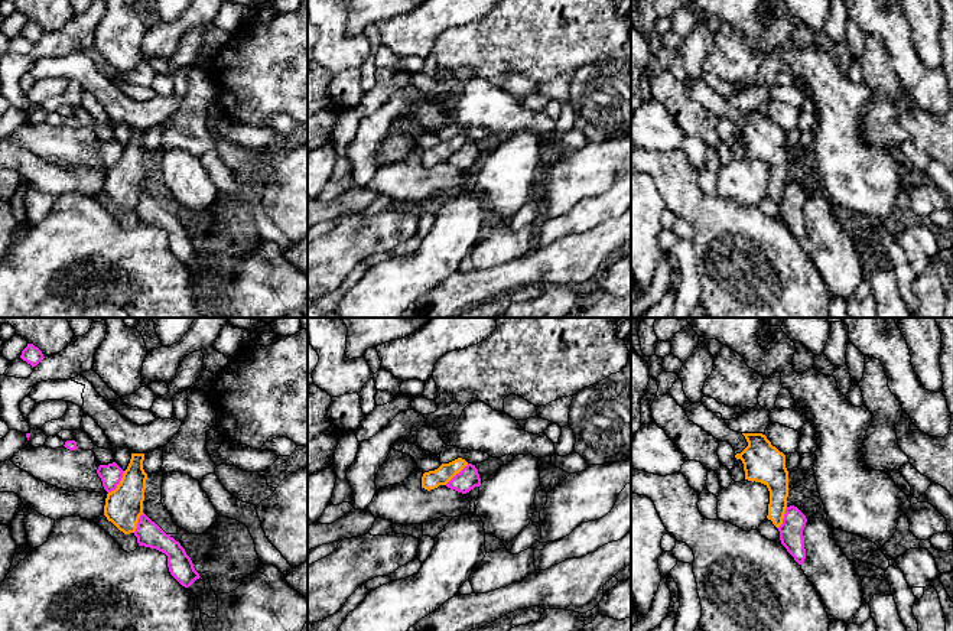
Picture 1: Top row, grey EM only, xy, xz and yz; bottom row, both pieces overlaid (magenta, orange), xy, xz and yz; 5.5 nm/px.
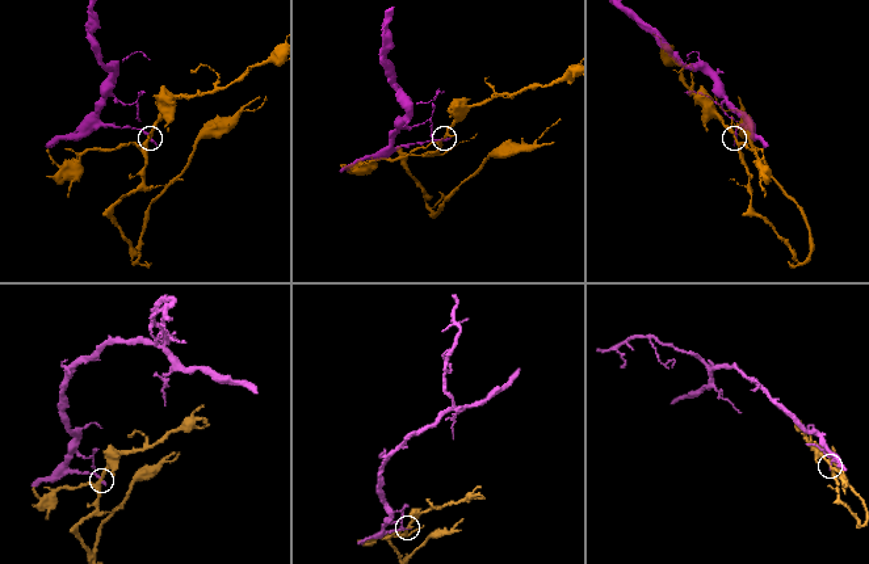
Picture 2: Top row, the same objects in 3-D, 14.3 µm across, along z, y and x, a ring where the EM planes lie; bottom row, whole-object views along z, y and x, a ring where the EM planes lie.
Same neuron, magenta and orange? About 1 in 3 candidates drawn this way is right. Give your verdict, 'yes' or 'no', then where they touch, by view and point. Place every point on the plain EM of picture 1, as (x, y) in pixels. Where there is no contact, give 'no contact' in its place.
no; meets magenta in xy at (119, 159)

